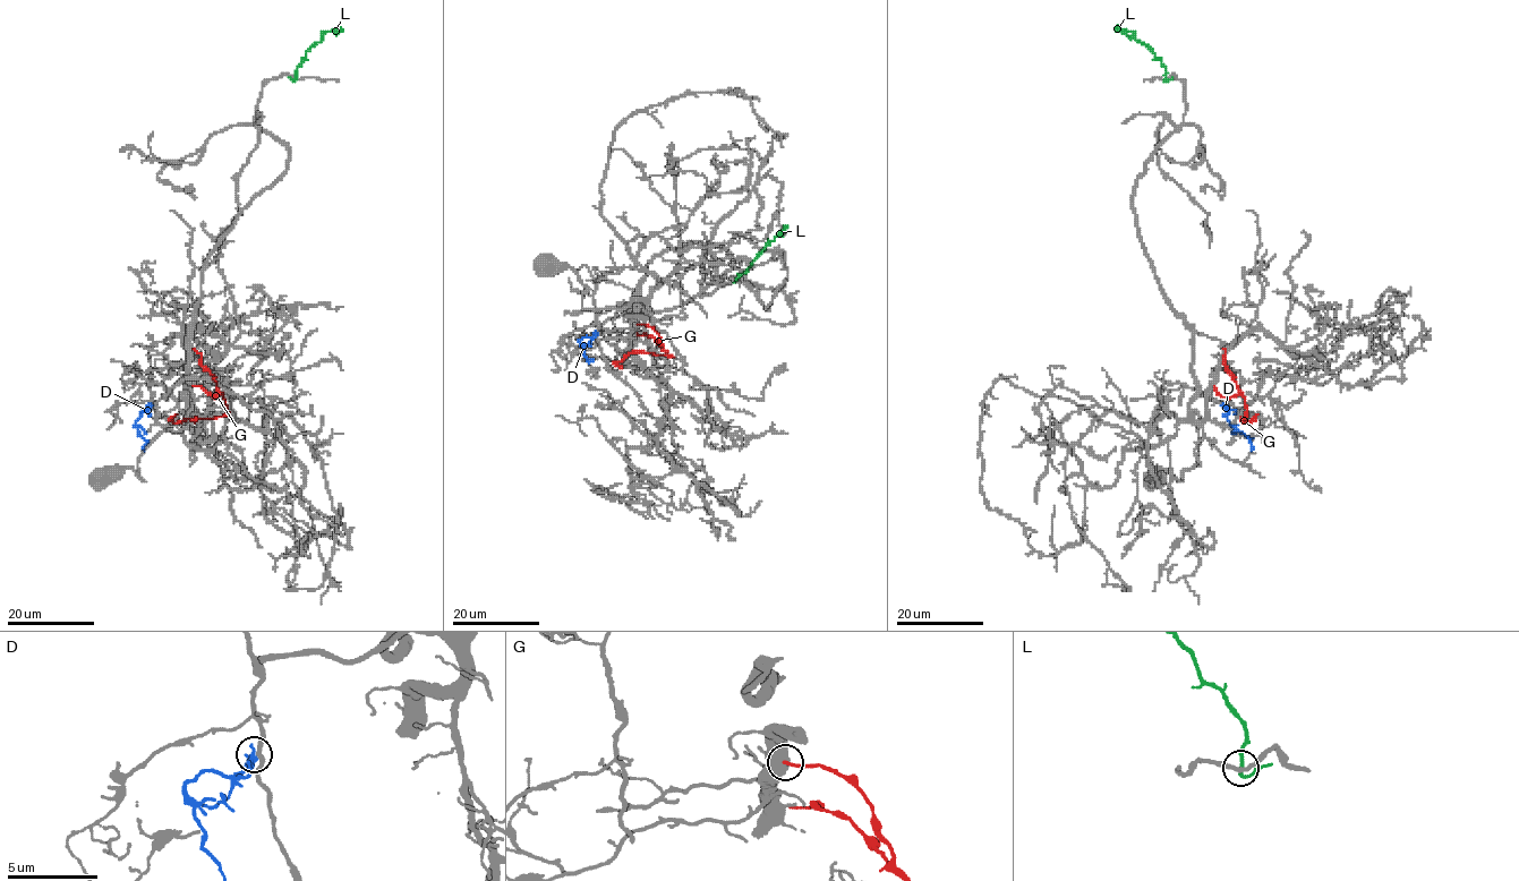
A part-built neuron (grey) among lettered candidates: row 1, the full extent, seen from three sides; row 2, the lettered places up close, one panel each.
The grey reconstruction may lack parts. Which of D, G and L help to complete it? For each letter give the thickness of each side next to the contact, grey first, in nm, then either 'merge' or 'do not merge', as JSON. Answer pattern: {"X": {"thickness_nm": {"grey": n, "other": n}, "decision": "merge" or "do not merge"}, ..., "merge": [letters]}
{"D": {"thickness_nm": {"grey": 240, "other": 320}, "decision": "do not merge"}, "G": {"thickness_nm": {"grey": 550, "other": 190}, "decision": "do not merge"}, "L": {"thickness_nm": {"grey": 220, "other": 200}, "decision": "do not merge"}, "merge": []}

